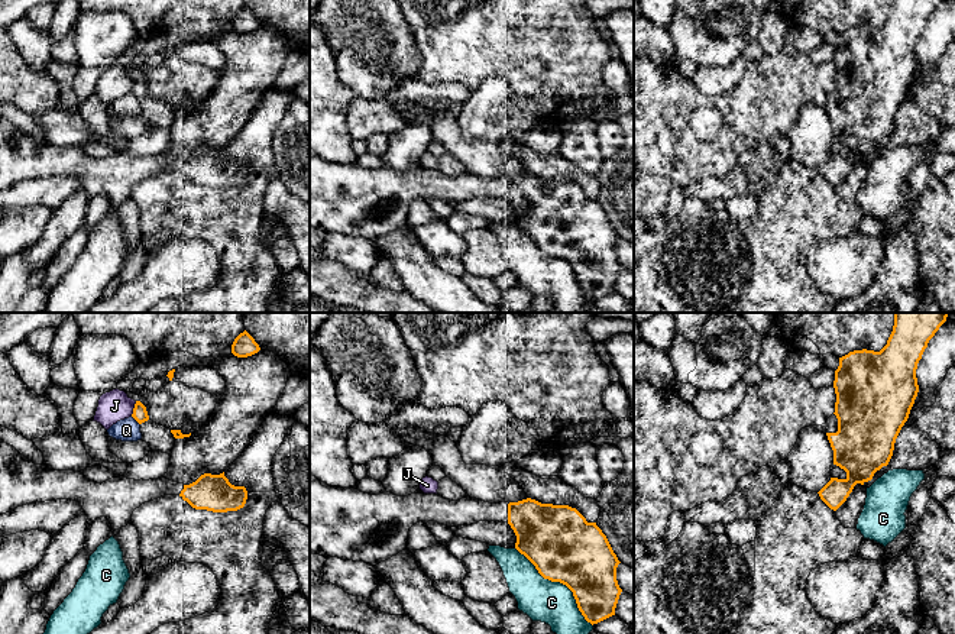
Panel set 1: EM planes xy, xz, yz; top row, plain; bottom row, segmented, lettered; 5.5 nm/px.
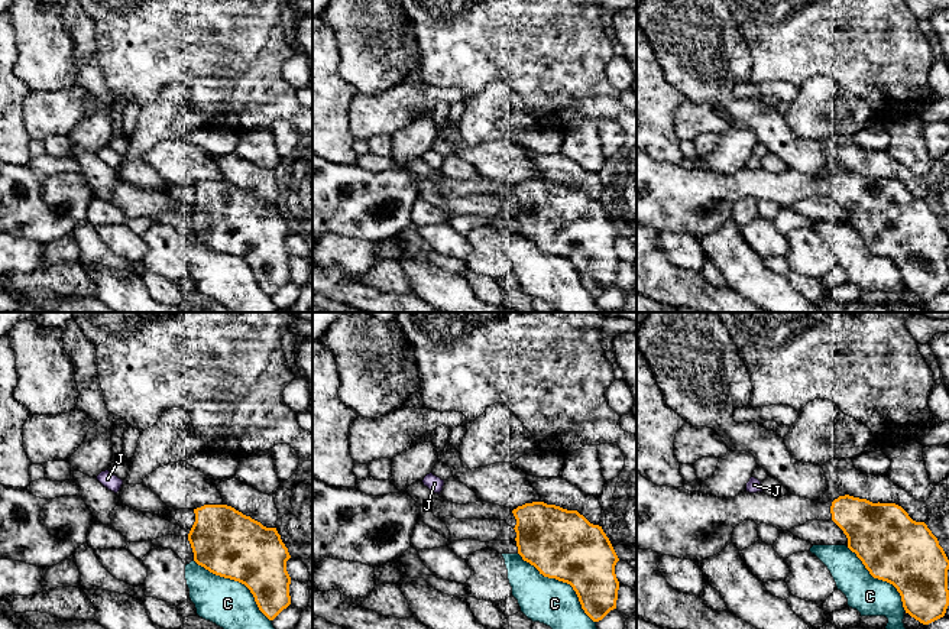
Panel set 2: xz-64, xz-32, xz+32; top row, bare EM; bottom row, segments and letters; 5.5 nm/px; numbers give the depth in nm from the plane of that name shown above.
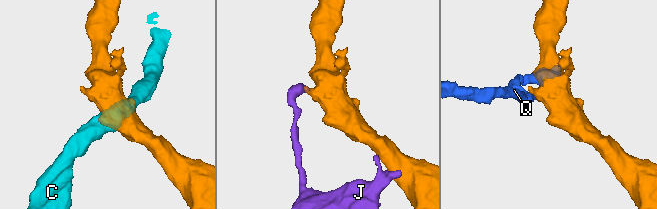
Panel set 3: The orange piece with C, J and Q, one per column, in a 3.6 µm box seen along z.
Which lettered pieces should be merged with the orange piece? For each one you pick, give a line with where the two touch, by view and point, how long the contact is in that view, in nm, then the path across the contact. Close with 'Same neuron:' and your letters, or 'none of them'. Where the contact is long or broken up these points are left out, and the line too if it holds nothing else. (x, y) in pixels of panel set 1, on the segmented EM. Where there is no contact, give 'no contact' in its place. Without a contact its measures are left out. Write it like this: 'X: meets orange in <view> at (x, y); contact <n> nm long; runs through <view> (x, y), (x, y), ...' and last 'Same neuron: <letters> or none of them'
Same neuron: none of them

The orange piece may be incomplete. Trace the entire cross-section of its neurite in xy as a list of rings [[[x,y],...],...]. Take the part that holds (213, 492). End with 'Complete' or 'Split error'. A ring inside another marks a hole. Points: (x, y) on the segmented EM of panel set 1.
[[[0,439],[0,515],[32,502],[72,499],[81,504],[90,521],[106,517],[113,530],[119,530],[132,523],[132,514],[136,508],[164,495],[179,495],[192,508],[213,512],[237,511],[245,507],[247,499],[246,488],[232,485],[224,472],[220,475],[204,473],[190,485],[172,482],[164,476],[135,481],[119,475],[97,483],[87,479],[81,472],[54,470],[36,465]]]. Split error

